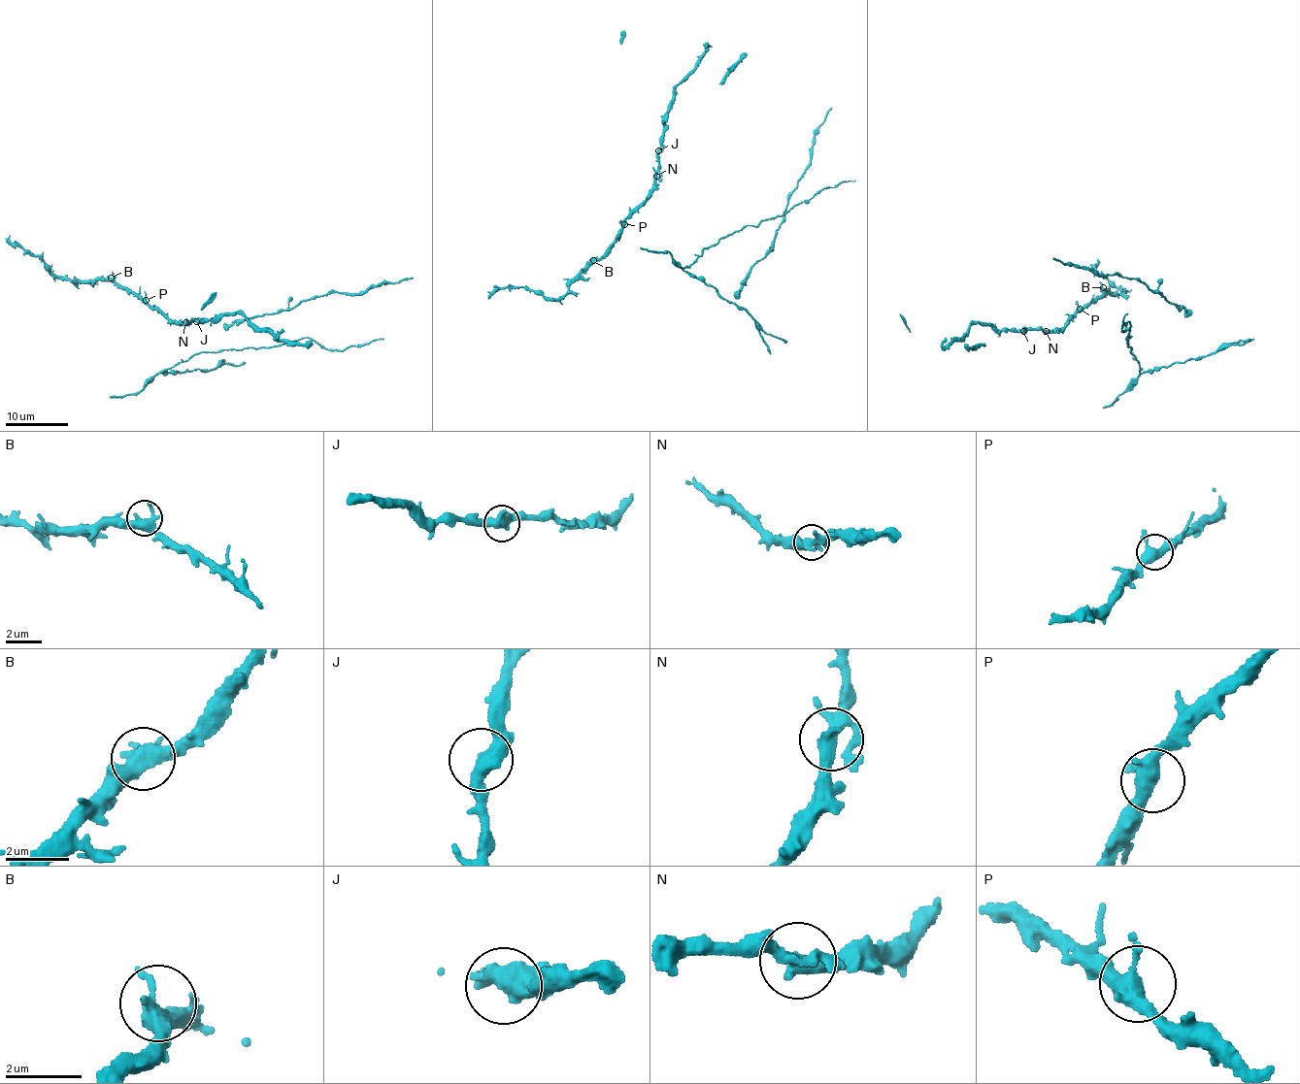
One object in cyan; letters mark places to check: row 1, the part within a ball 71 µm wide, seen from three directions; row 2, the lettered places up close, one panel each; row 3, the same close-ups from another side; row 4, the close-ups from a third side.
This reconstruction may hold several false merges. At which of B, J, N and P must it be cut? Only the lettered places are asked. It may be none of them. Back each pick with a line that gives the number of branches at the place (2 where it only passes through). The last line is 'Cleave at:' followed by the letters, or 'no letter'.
Cleave at: no letter

